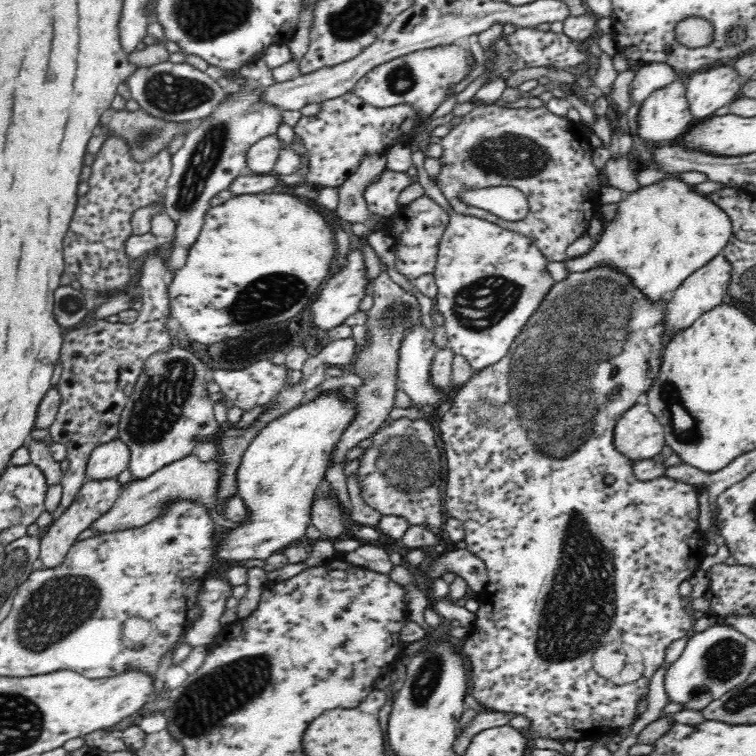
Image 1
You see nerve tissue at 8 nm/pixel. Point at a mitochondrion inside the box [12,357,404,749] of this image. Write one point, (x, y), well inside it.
(205, 703)

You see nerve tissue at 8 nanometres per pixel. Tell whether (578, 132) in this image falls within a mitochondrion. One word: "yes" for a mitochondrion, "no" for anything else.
no

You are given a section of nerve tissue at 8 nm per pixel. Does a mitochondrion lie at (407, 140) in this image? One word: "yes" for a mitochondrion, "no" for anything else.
no

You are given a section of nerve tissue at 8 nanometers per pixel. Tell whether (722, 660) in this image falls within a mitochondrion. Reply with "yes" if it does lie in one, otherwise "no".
yes

